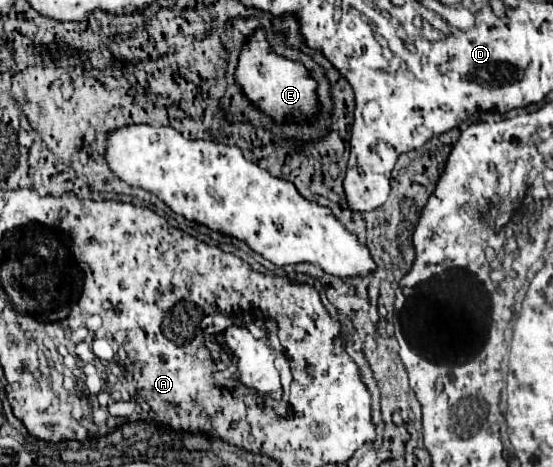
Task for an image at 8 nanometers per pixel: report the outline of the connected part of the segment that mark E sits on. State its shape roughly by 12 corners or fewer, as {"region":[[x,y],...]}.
{"region":[[245,44],[237,82],[277,122],[317,112],[315,80],[269,50]]}

